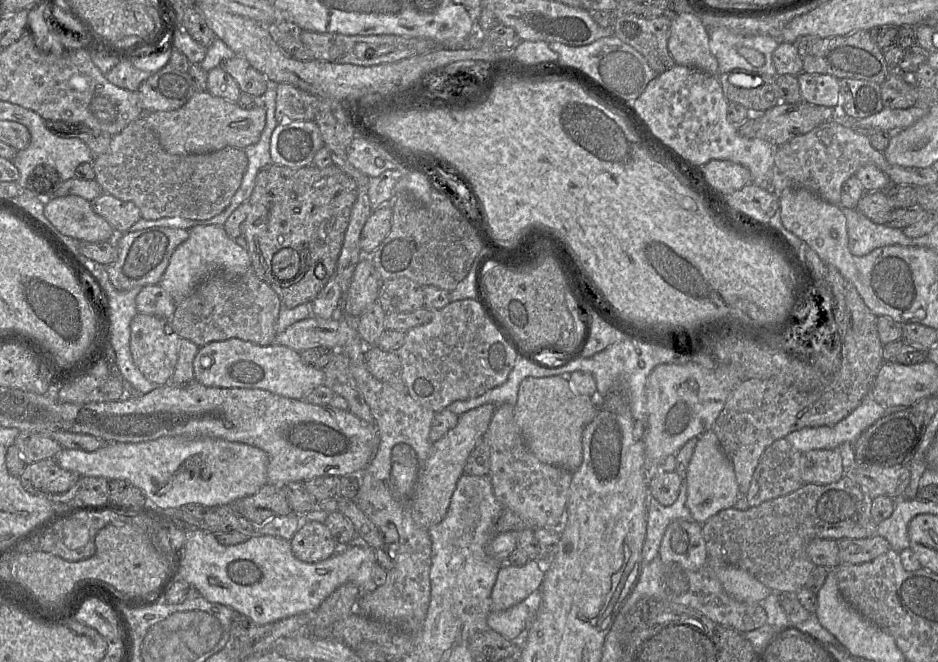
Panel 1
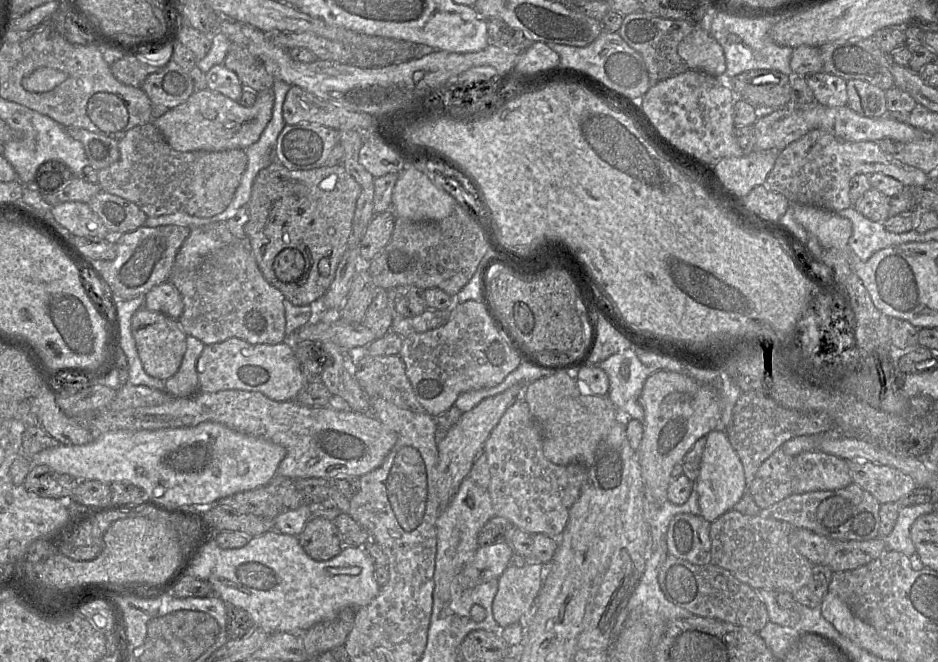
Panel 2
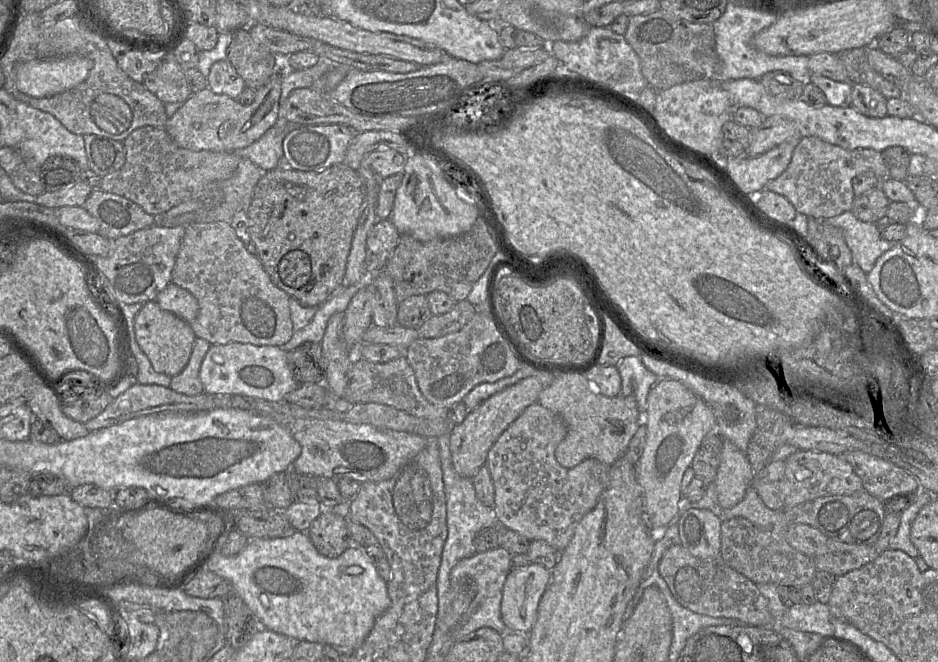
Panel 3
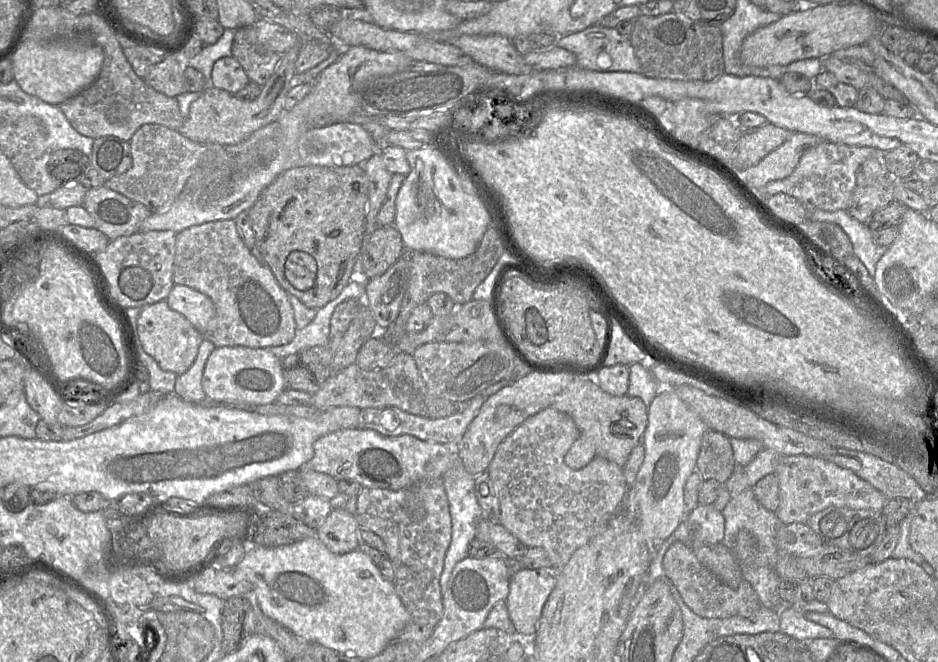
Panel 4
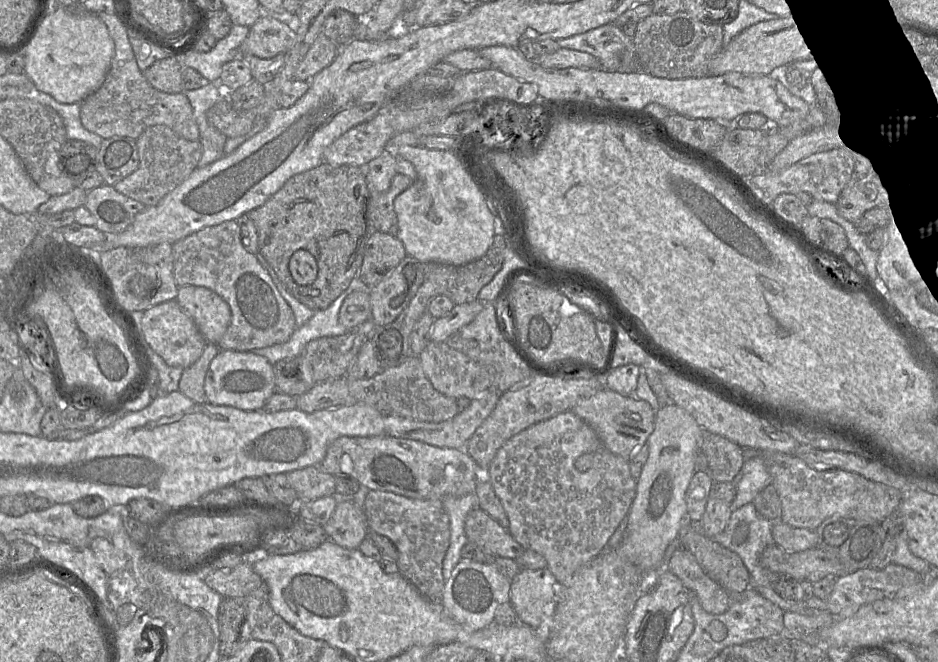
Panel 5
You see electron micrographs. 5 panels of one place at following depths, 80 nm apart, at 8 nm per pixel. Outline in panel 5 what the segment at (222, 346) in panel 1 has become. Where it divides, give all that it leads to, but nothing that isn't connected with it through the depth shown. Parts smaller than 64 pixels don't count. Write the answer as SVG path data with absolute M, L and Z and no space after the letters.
M220 350L210 363L204 389L210 404L245 411L264 410L264 405L276 392L274 365L251 351Z

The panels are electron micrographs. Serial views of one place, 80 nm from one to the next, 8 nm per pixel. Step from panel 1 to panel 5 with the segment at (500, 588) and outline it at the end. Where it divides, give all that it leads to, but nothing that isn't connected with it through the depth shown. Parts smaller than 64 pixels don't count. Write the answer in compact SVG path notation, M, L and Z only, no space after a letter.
M548 567L520 571L511 580L509 603L523 624L536 629L543 621L543 613L553 618L555 583L560 584Z

